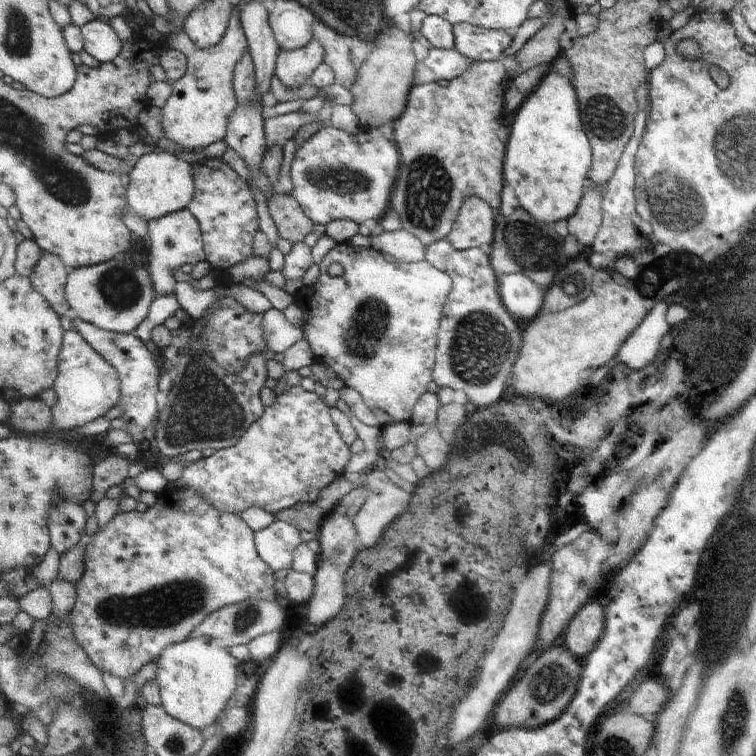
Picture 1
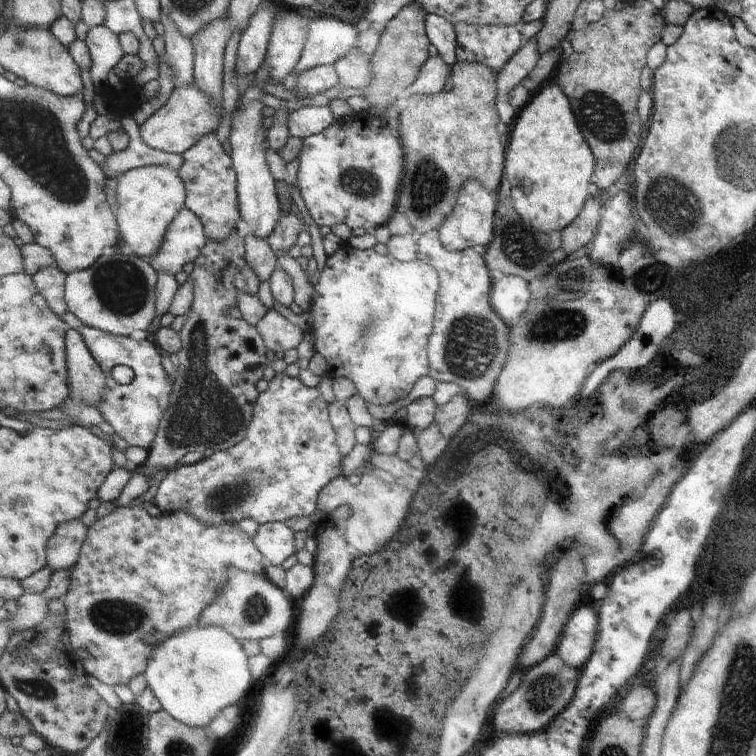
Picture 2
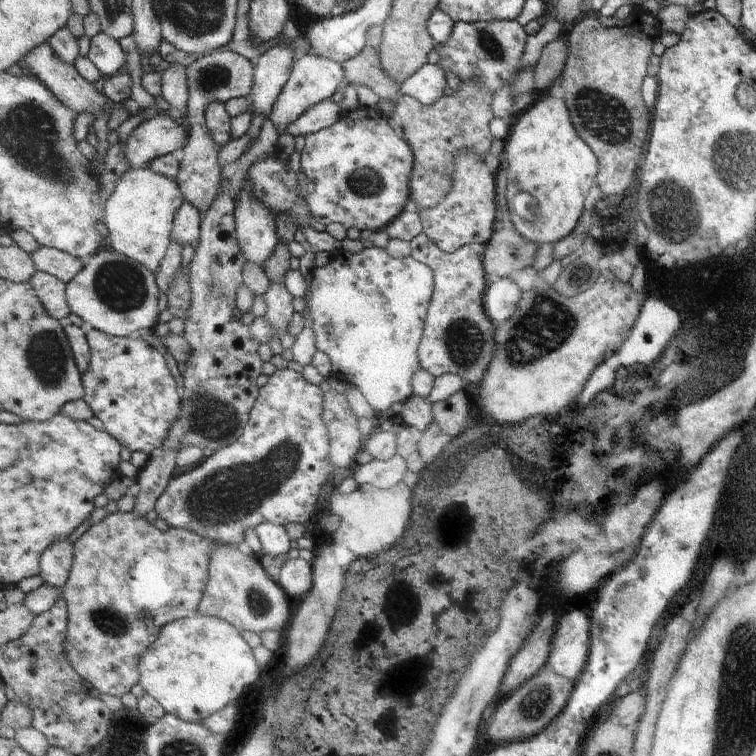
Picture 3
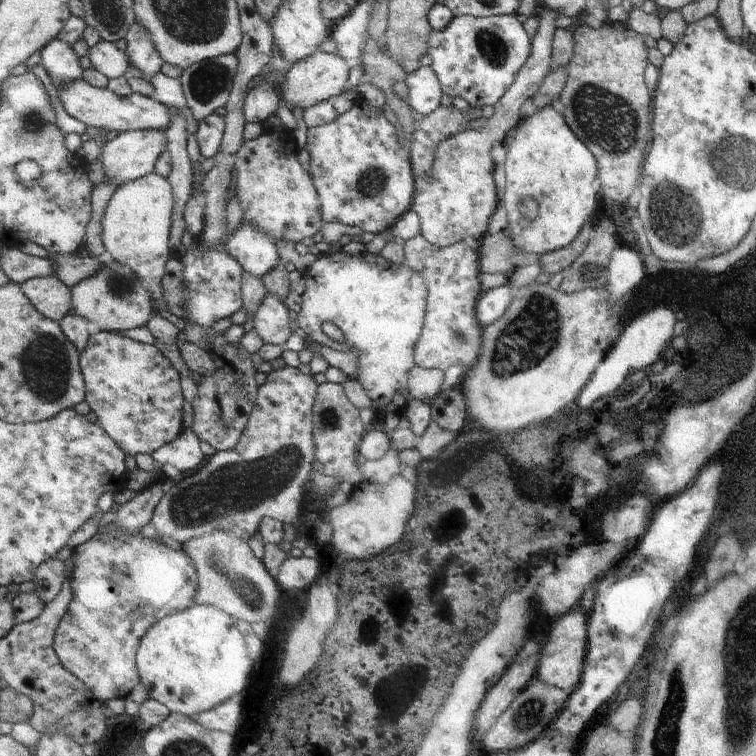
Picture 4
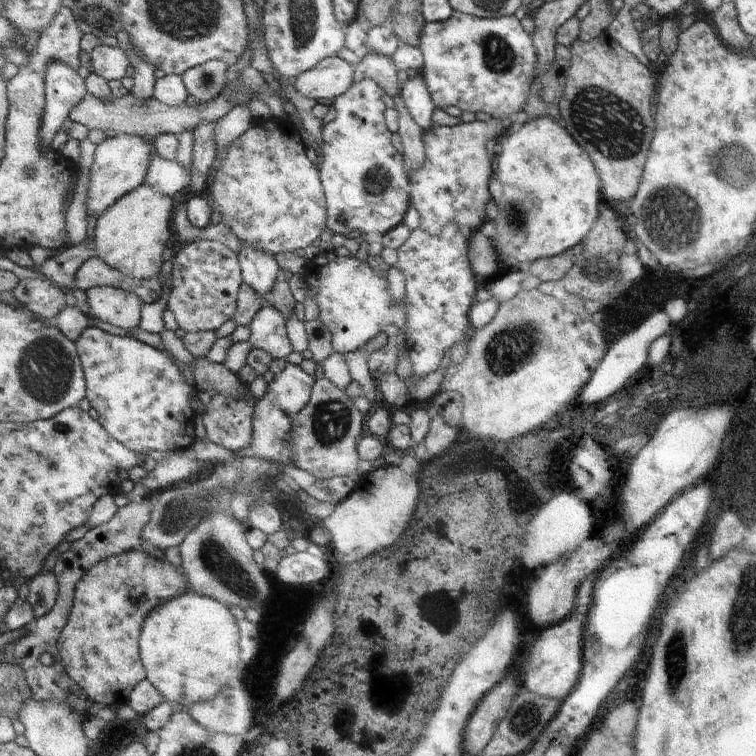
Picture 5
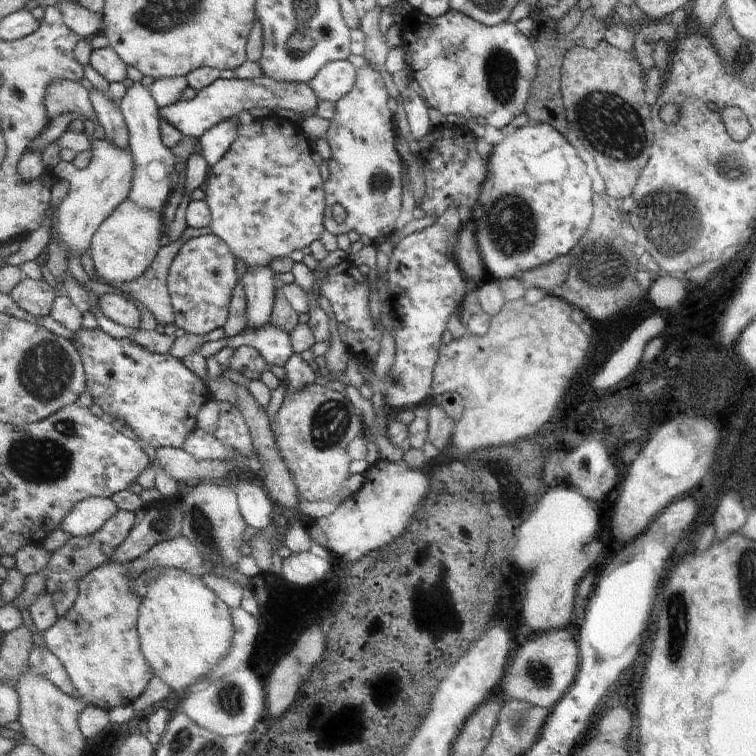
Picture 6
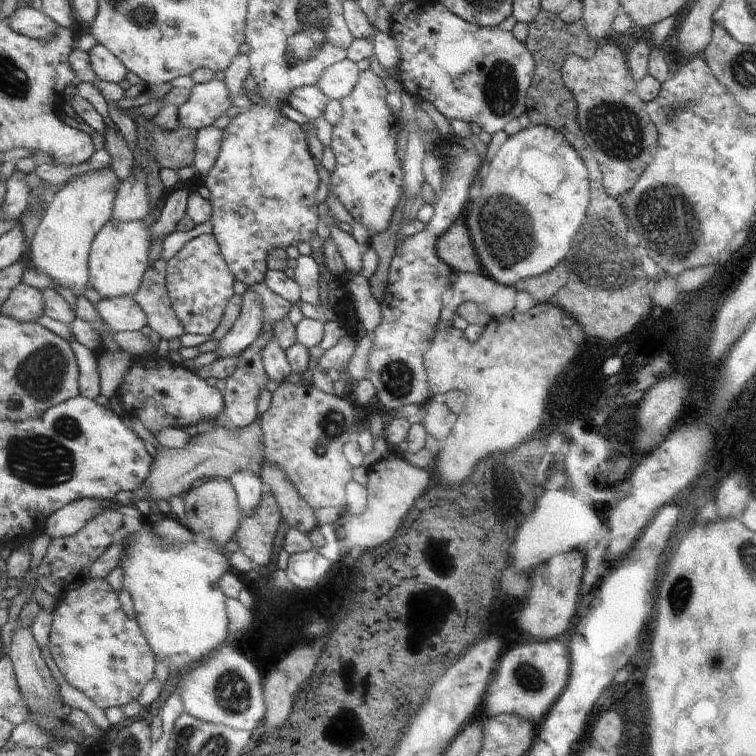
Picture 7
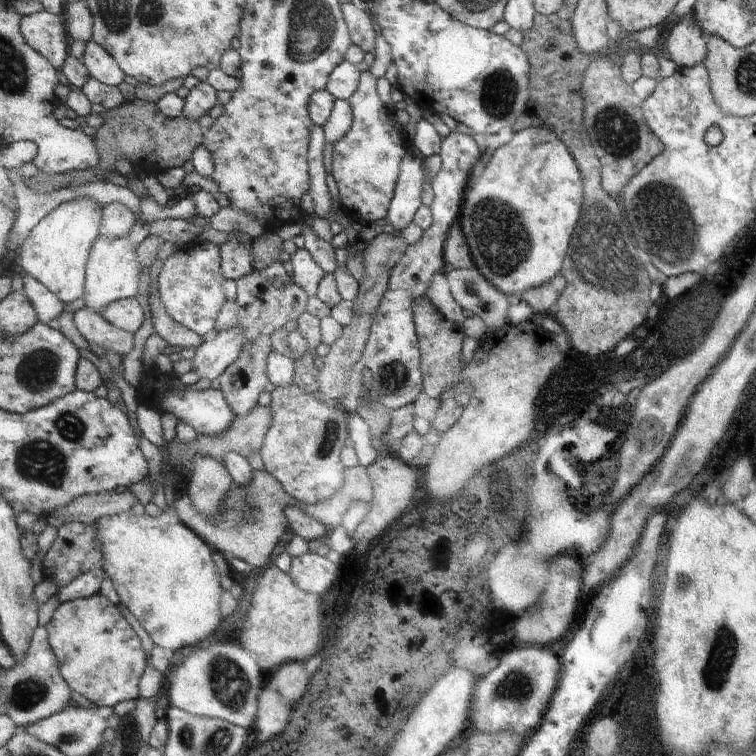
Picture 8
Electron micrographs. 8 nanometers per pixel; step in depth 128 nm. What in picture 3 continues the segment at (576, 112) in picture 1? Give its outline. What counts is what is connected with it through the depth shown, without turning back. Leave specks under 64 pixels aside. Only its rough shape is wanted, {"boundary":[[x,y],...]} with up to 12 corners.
{"boundary":[[564,99],[518,113],[504,140],[508,202],[529,192],[538,246],[567,238],[585,212],[597,156]]}

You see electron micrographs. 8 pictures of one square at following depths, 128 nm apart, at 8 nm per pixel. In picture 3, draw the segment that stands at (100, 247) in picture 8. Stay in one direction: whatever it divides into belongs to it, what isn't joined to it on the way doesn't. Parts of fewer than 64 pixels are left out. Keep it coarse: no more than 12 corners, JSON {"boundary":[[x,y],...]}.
{"boundary":[[148,166],[117,178],[110,250],[157,277],[184,194]]}

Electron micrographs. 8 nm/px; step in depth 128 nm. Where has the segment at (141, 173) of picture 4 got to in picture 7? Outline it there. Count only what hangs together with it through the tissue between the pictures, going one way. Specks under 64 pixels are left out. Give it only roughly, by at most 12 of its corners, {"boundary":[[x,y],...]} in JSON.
{"boundary":[[108,165],[53,195],[30,243],[32,268],[75,297],[121,183]]}

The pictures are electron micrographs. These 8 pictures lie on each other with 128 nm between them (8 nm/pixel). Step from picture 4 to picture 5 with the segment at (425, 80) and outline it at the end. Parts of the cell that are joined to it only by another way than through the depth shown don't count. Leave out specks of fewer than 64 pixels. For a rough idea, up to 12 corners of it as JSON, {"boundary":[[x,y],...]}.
{"boundary":[[421,74],[407,78],[401,95],[415,123],[433,128],[437,106]]}

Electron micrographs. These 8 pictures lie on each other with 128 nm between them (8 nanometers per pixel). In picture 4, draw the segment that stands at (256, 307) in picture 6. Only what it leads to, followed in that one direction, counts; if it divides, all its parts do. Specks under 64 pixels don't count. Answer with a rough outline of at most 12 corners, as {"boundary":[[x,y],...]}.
{"boundary":[[241,219],[225,246],[262,279],[283,263],[275,240]]}

